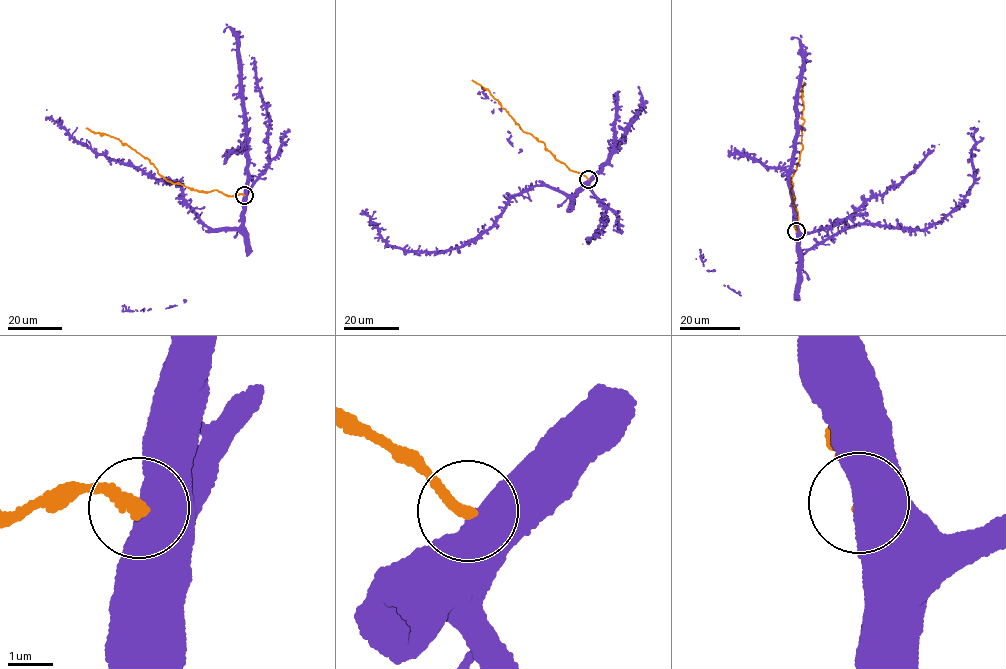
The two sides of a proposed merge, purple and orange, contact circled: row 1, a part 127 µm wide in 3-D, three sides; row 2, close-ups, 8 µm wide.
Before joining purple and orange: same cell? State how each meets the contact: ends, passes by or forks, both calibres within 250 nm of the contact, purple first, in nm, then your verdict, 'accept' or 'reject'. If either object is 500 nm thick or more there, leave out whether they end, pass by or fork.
850 nm thick on the purple side, 280 nm on the other; reject

